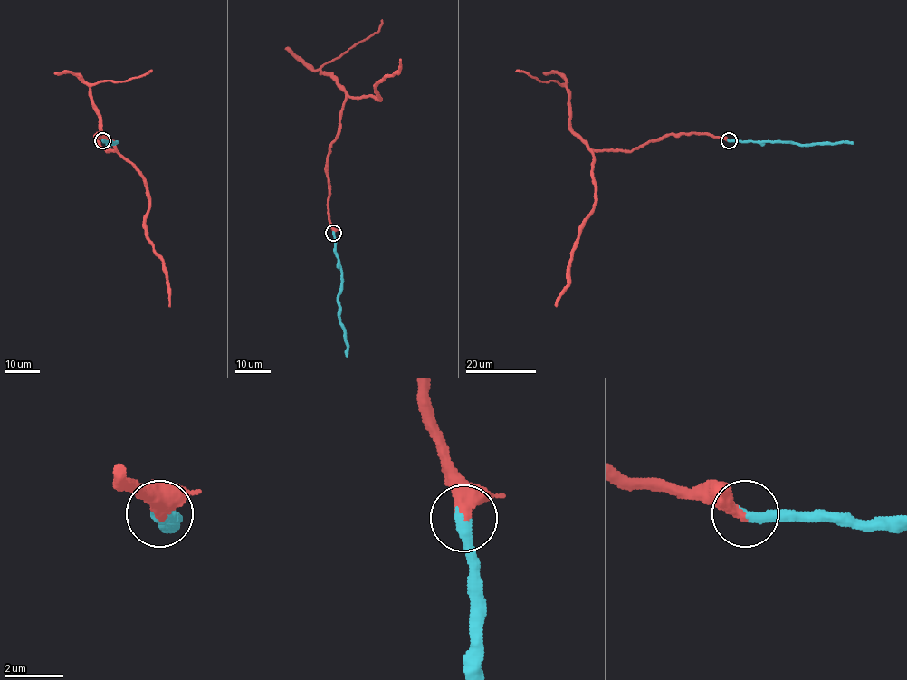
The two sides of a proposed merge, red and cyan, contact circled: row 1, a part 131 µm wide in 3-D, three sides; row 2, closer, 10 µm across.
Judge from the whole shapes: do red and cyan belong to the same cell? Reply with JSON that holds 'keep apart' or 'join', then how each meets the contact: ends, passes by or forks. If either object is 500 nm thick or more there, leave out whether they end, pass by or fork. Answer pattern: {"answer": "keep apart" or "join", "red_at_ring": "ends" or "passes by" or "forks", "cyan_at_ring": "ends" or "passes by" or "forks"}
{"answer": "join"}

